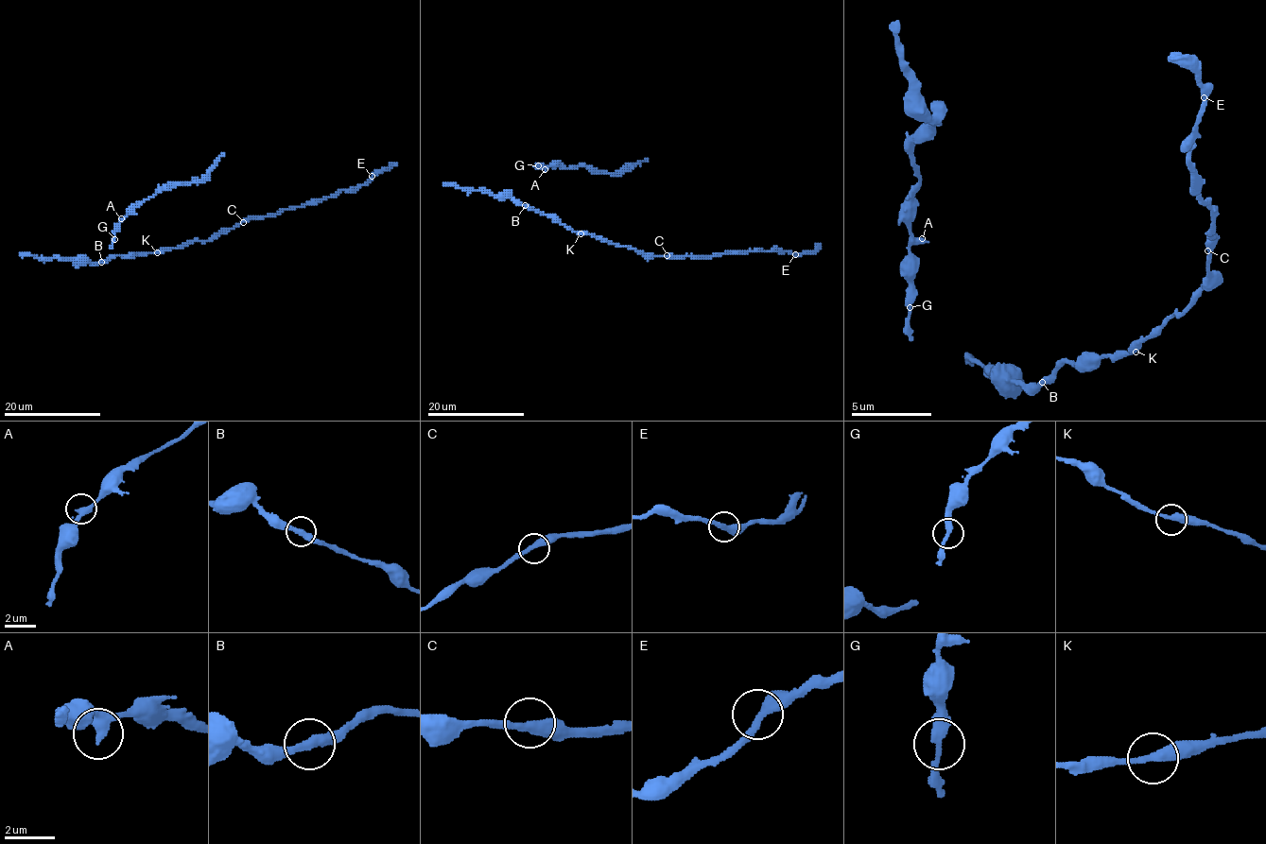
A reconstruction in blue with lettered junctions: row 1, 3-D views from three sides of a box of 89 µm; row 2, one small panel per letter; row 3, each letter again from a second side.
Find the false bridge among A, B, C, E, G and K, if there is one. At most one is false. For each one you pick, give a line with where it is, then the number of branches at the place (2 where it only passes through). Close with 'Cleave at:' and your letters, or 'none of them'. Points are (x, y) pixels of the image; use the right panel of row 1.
Cleave at: none of them

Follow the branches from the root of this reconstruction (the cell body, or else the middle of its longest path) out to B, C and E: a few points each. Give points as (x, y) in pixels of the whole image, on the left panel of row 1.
B: (151, 252), (112, 256), (102, 262)
C: (151, 252), (177, 249), (192, 241), (208, 241), (243, 222)
E: (151, 252), (208, 241), (251, 218), (270, 217), (285, 210), (320, 202), (341, 190), (359, 188), (372, 176)

